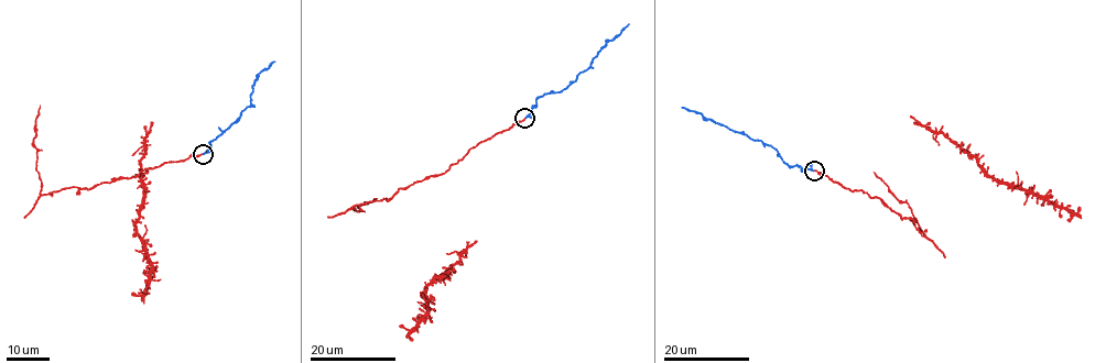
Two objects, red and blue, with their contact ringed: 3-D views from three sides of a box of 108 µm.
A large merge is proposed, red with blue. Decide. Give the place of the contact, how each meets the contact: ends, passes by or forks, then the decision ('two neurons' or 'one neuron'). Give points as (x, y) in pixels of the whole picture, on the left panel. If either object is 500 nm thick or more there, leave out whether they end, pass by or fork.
(203, 154) | red ends | blue passes by | two neurons

